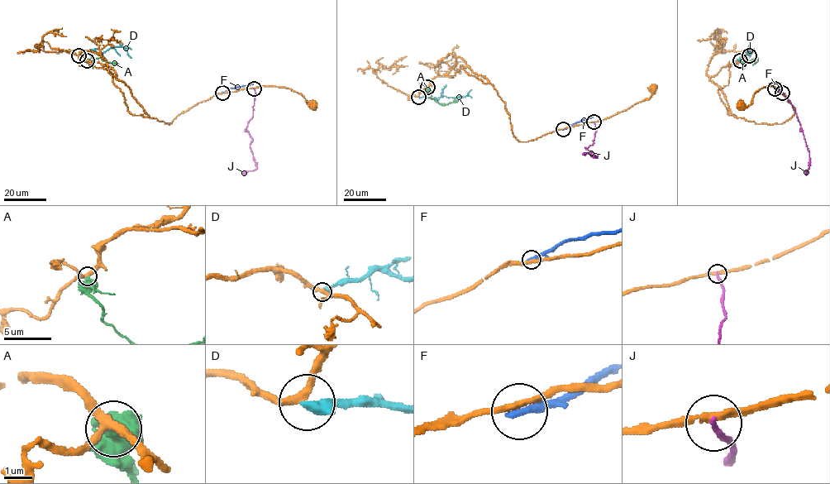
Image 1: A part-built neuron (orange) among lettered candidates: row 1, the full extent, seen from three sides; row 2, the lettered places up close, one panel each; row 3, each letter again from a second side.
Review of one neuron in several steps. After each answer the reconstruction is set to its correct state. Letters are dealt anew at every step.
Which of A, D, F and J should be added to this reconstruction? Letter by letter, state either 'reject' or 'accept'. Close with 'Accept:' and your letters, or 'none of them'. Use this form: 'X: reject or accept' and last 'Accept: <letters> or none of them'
A: reject
D: reject
F: reject
J: reject
Accept: none of them

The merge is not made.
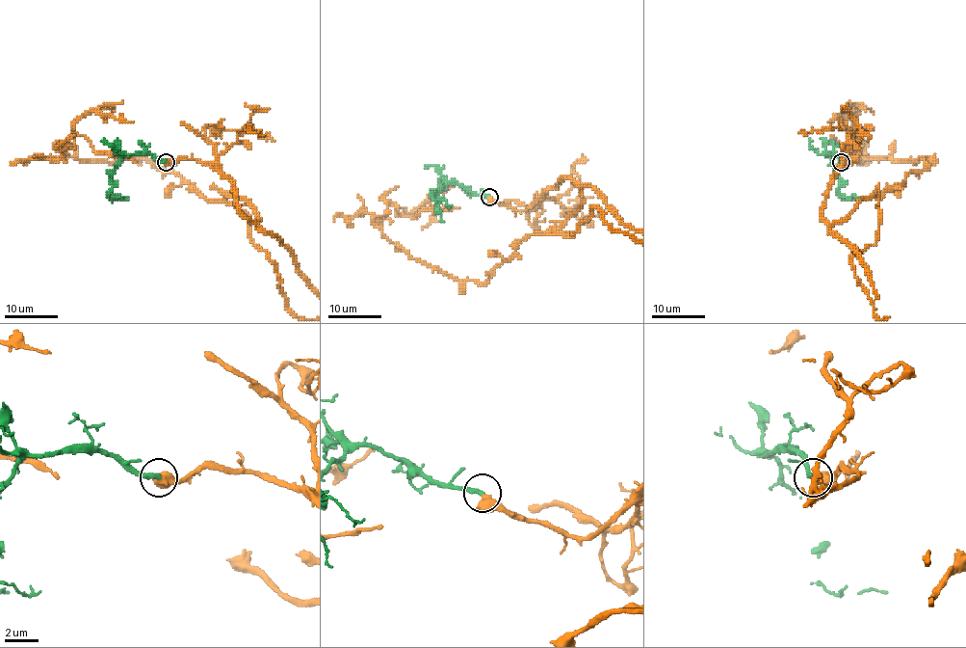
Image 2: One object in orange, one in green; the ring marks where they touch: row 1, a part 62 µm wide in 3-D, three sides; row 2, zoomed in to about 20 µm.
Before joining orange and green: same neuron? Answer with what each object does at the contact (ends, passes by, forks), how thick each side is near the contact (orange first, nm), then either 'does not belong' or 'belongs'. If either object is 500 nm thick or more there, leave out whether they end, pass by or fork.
calibres 700 and 300 nm; belongs

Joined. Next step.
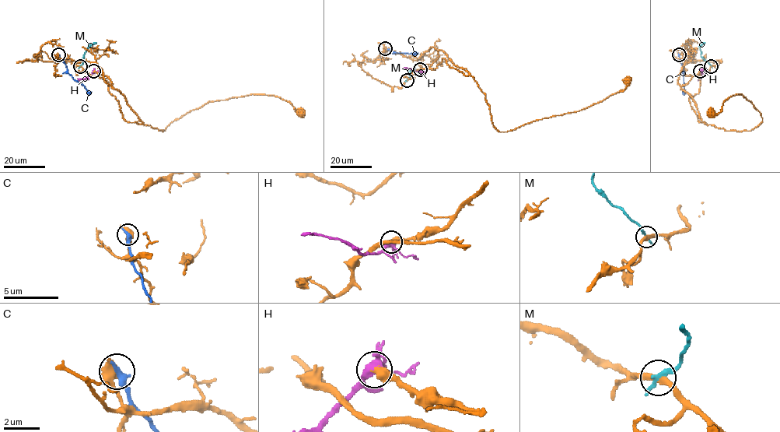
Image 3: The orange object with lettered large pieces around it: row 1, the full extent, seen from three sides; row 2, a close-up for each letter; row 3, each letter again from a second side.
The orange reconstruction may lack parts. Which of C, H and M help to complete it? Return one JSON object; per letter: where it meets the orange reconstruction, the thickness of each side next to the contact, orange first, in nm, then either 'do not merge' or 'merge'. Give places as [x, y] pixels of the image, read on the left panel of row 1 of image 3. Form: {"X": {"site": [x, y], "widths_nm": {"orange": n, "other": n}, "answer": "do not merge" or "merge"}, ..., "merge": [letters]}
{"C": {"site": [58, 54], "widths_nm": {"orange": 650, "other": 440}, "answer": "do not merge"}, "H": {"site": [93, 71], "widths_nm": {"orange": 440, "other": 400}, "answer": "merge"}, "M": {"site": [80, 66], "widths_nm": {"orange": 300, "other": 190}, "answer": "do not merge"}, "merge": ["H"]}

